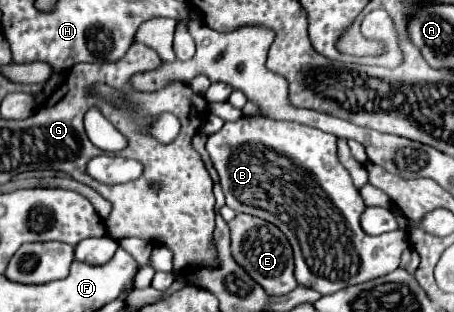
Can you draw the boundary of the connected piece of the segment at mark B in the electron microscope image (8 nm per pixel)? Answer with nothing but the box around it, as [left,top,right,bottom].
[205,116,409,296]

